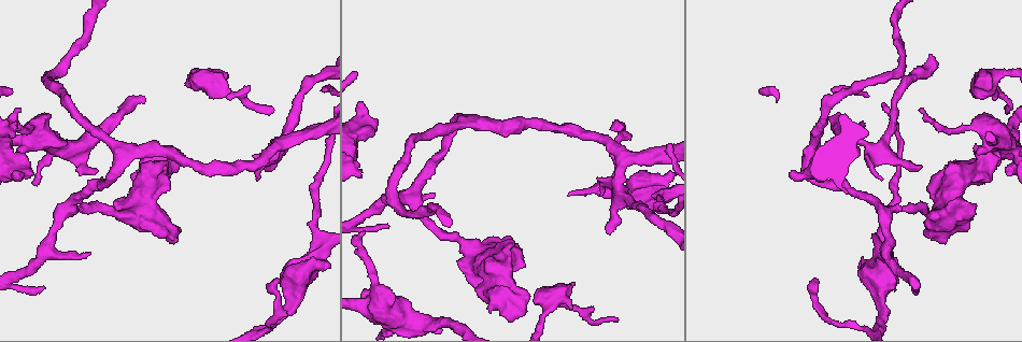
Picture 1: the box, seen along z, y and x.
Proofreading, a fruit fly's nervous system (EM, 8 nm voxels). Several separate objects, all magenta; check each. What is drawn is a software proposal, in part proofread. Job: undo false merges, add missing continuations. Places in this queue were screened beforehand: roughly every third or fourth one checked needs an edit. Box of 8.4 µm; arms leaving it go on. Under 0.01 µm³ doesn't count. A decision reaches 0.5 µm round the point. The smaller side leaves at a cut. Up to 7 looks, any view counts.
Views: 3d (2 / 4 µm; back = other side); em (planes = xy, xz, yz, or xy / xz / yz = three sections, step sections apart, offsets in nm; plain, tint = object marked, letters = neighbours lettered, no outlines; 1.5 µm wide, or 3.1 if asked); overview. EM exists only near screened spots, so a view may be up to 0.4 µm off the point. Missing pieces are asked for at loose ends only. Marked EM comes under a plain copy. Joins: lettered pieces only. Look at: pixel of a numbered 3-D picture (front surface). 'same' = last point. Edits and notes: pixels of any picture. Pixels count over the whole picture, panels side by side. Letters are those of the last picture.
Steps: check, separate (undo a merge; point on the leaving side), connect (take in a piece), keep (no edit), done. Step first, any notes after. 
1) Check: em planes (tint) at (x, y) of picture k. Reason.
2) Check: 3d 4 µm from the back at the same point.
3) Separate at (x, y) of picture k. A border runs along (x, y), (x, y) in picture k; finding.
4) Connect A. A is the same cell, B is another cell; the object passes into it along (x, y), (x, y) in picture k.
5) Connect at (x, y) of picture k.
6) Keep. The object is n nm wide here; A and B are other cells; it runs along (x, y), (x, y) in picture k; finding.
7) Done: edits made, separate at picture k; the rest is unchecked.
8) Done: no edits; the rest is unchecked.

Check: em planes (letters) at (989, 128) of picture 1. Looks like a crossing.

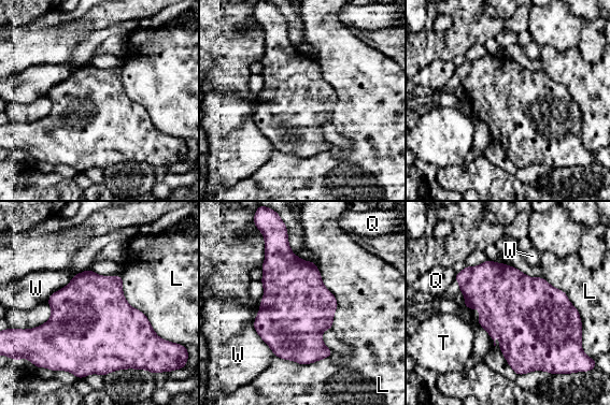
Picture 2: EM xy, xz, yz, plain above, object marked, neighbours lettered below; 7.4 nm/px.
Keep. L, Q, T and W are other cells; a border runs along (122, 275), (126, 301), (160, 338) in picture 2; all the same neuron.

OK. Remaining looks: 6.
Check: 3d 4 µm at (90, 253) of picture 1. An open end.

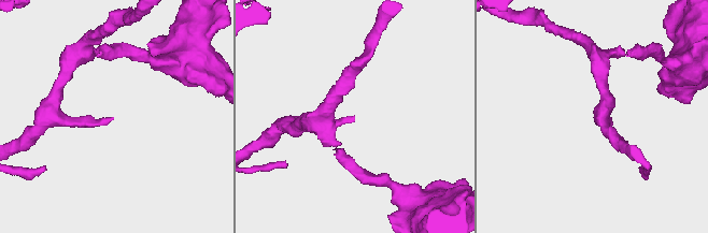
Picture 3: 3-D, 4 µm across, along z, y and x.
Check: em planes (letters) at (352, 118) of picture 3.

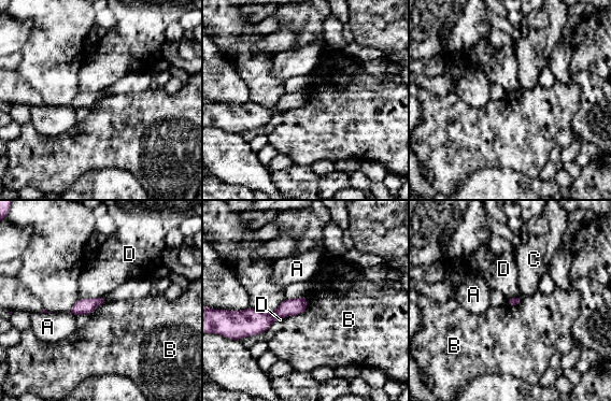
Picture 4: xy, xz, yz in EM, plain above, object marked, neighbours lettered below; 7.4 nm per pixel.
Keep. The longest contact is with B, 240 nm; A, B, C and D are other cells; none of them fits.

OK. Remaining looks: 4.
Check: 3d 2 µm at (27, 165) of picture 1. An open end.

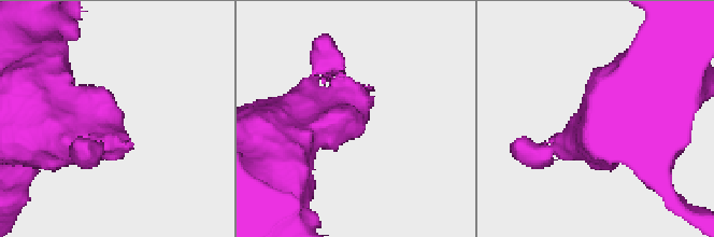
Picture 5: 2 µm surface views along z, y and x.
Check: em planes (letters) at (112, 119) of picture 5.

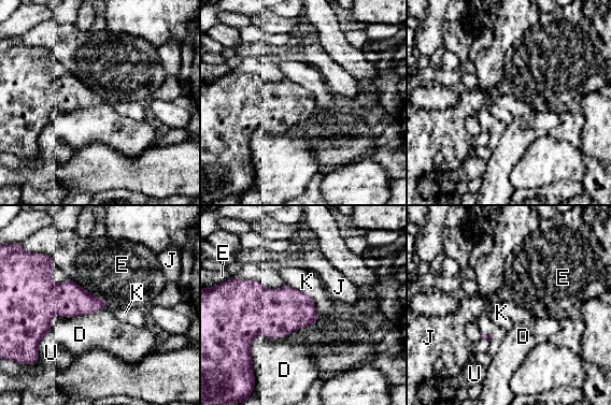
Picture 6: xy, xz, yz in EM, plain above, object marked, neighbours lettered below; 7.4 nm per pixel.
Keep. D, E, J, K and U are other cells; a border runs along (285, 284), (313, 300), (317, 321) in picture 6; none of them fits.

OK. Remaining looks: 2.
Done: no edits; the rest is unchecked.

